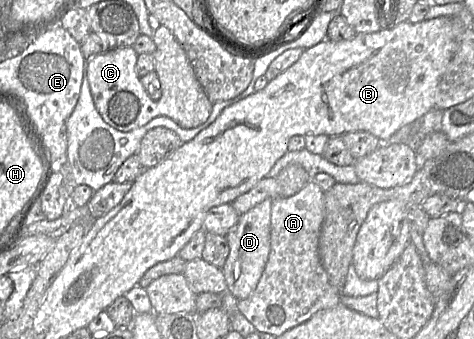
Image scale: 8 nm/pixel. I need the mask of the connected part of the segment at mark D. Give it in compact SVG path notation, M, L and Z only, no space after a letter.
M267 198L244 214L230 229L226 238L229 254L221 268L228 291L238 300L248 298L255 290L264 271L270 253L270 226L272 198Z

